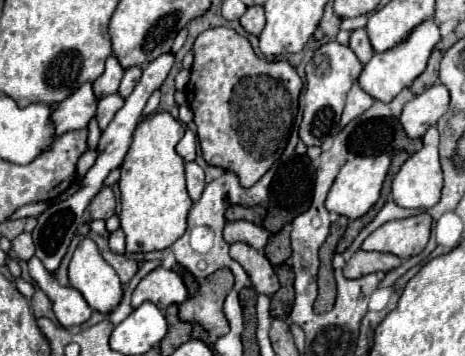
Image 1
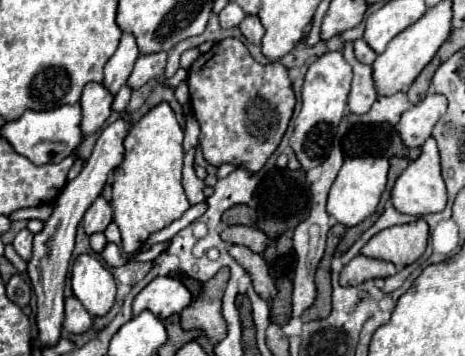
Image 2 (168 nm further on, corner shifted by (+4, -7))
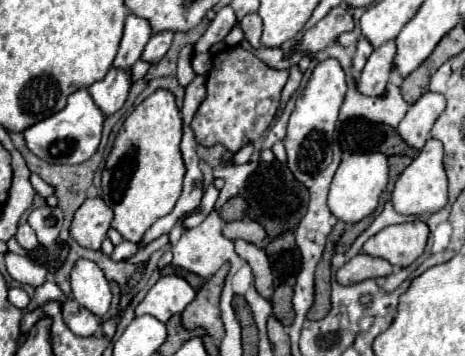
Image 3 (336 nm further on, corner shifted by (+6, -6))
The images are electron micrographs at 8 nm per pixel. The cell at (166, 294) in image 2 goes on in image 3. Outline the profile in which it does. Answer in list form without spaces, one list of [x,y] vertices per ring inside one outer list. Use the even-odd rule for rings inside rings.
[[[162,276],[138,304],[136,316],[150,314],[160,322],[168,322],[174,314],[180,314],[194,296],[194,288],[182,276]]]

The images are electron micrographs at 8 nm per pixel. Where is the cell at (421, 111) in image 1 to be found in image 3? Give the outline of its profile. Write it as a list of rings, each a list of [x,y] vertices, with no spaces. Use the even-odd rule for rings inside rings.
[[[424,92],[408,110],[408,114],[402,118],[402,122],[398,124],[398,134],[402,136],[402,140],[420,150],[426,140],[430,138],[430,130],[432,124],[436,122],[436,118],[442,114],[442,110],[446,108],[446,98],[442,94],[434,94],[434,92]]]

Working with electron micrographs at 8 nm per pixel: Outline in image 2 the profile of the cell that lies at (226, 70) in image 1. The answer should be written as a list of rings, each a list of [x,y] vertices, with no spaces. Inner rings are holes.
[[[230,37],[214,43],[208,55],[200,55],[196,59],[196,63],[188,69],[188,87],[192,115],[200,123],[200,147],[204,159],[214,167],[230,163],[256,175],[280,145],[280,139],[286,133],[288,121],[296,105],[296,95],[288,77],[288,69],[278,61],[266,65],[256,63],[244,43],[236,37]]]

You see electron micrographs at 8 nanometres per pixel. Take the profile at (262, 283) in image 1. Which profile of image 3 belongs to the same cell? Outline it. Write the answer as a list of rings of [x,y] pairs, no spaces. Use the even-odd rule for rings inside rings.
[[[236,240],[236,252],[240,258],[244,258],[250,264],[254,278],[256,278],[258,294],[270,300],[274,286],[272,286],[272,270],[270,270],[270,262],[268,262],[266,252],[246,240]]]

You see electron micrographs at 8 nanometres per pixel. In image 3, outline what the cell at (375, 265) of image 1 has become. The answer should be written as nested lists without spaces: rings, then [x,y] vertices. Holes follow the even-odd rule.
[[[356,254],[350,262],[346,262],[338,272],[336,280],[342,286],[356,284],[368,278],[380,278],[380,276],[390,276],[392,274],[392,264],[384,258],[374,258],[366,254]]]

